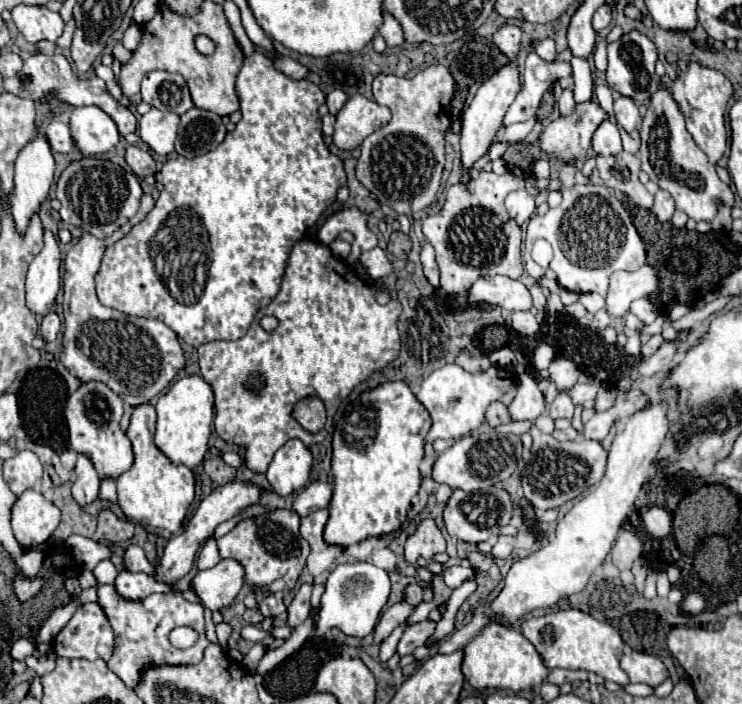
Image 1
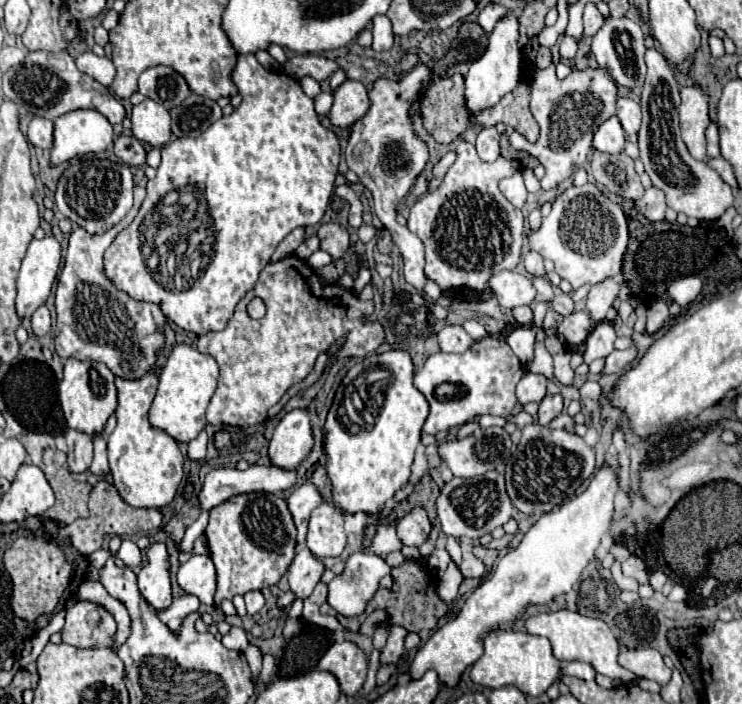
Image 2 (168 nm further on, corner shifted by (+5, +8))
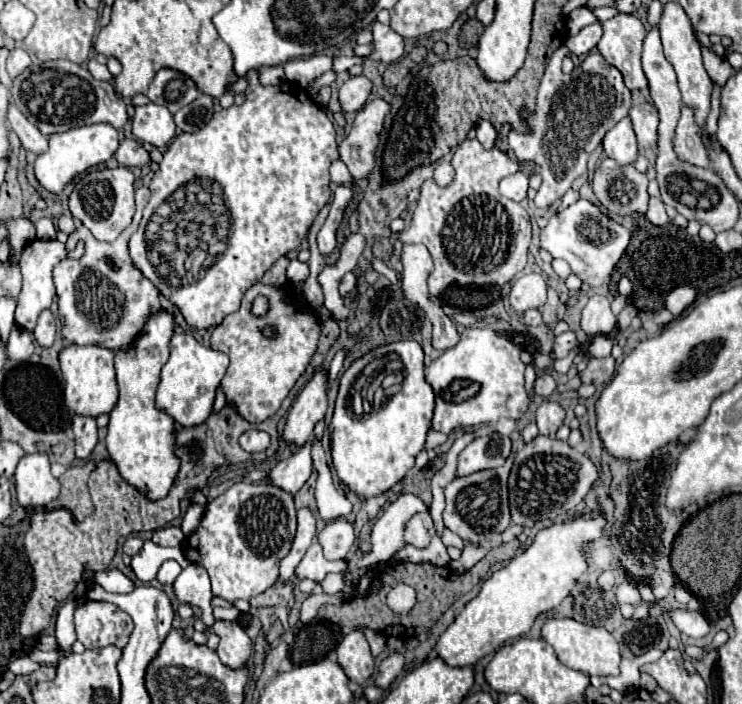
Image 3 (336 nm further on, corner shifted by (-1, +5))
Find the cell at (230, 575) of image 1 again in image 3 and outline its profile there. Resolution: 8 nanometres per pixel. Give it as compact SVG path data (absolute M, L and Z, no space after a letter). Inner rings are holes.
M191 562L173 582L175 594L181 602L201 608L201 620L207 626L213 626L213 594L211 594L211 582L209 574L205 574L203 566L197 566Z

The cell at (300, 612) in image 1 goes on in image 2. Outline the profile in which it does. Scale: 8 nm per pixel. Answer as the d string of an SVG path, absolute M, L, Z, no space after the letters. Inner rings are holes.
M307 547L297 549L293 563L287 569L287 579L291 591L295 591L297 597L307 599L313 587L321 581L321 575L325 571L325 565L313 557L313 553Z

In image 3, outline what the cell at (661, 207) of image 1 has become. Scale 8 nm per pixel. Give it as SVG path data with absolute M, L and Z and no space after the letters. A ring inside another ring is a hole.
M651 198L649 200L649 210L647 210L647 220L655 226L665 226L669 222L667 212L665 212L665 204L659 198Z

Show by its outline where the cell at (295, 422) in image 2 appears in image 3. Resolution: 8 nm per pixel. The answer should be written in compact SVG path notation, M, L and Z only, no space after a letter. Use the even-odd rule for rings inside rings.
M315 372L309 384L301 390L297 400L293 402L285 428L283 440L291 446L301 448L313 432L315 422L319 422L327 412L327 376L325 372Z

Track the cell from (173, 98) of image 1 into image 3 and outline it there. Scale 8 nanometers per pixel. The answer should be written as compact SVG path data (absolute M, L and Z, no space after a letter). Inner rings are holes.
M163 68L155 74L155 78L149 86L147 98L155 104L169 108L169 112L175 114L183 106L191 104L199 94L201 94L199 88L195 86L195 82L189 76L185 76L177 70Z

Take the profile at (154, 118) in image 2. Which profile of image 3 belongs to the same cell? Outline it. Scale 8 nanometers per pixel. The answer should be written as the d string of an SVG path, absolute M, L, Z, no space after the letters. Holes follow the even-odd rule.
M145 104L135 108L133 118L133 134L135 138L163 150L169 146L169 142L175 138L175 122L173 114L159 104Z

